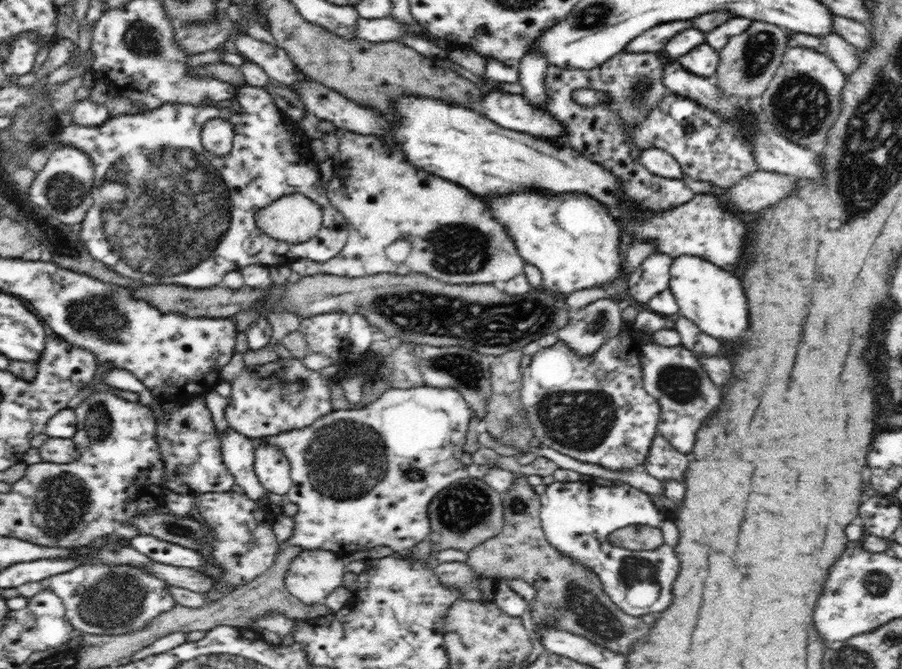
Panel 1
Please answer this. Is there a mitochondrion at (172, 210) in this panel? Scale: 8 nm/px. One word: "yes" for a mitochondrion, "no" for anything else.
yes

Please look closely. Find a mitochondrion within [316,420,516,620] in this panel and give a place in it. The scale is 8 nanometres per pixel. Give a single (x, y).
(467, 506)

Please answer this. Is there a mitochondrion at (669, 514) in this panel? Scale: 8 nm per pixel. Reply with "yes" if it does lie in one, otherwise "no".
no

